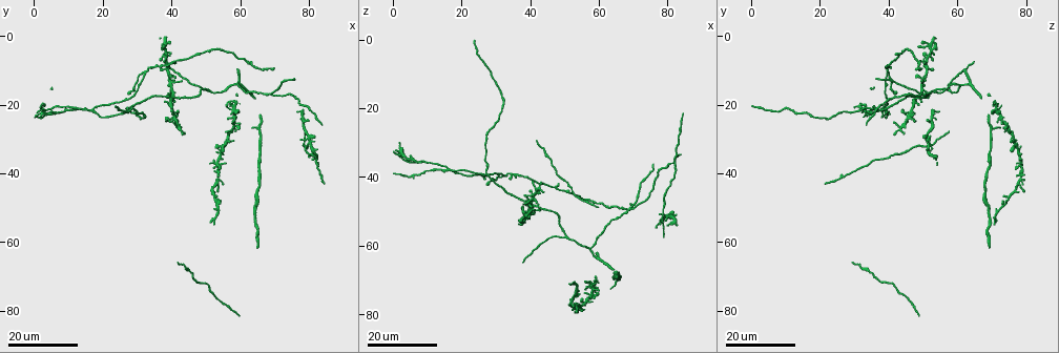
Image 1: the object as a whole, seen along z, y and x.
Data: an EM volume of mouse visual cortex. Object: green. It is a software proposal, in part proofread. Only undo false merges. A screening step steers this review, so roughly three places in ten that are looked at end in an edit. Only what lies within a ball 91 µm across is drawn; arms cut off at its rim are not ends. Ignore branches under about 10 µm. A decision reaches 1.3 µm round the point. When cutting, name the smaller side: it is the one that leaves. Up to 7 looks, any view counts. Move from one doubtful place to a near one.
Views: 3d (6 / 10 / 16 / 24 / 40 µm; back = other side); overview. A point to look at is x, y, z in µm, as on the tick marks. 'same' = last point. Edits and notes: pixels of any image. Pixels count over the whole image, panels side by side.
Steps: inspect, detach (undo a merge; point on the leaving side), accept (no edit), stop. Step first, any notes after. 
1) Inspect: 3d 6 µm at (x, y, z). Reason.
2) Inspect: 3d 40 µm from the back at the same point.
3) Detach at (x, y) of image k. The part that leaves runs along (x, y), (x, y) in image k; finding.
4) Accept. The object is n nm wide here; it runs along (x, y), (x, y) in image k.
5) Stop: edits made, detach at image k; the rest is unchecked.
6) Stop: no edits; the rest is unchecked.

Inspect: 3d 16 µm at (57.0, 13.5, 61.0). A fork.

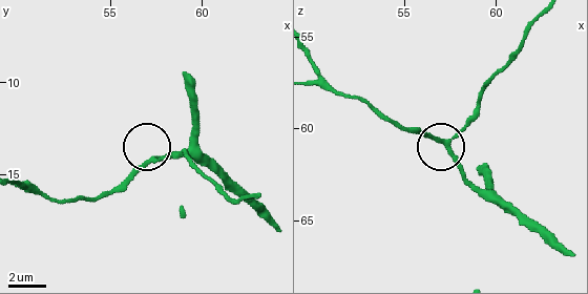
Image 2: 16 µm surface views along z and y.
Inspect: 3d 6 µm at (57.4, 14.2, 60.8).

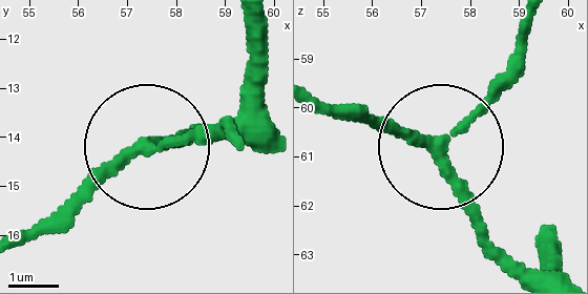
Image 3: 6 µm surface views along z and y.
Accept. 3 arms meet here; it runs along (318, 99), (432, 141), (516, 57) in image 3; continuous, no second neuron.

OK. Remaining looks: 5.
Inspect: 3d 24 µm at (68.5, 16.5, 49.5). Arms part here.

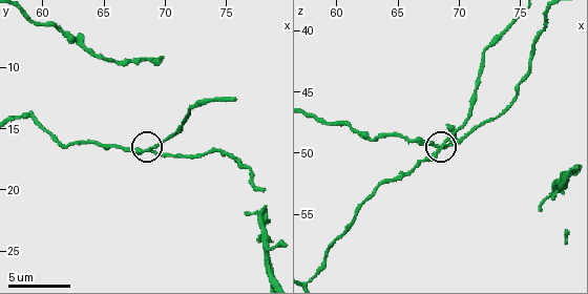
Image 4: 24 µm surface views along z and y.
Inspect: 3d 6 µm at (68.8, 16.6, 49.2). Zoom in.

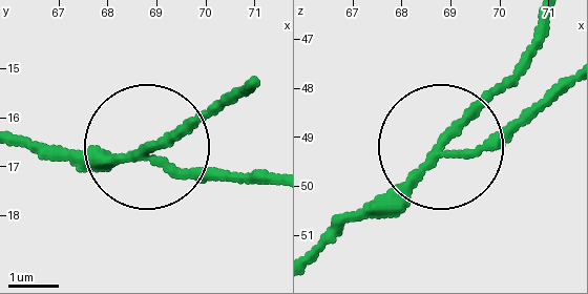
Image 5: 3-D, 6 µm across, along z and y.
Inspect: 3d 6 µm from the back at (68.90, 16.65, 49.20). From behind.

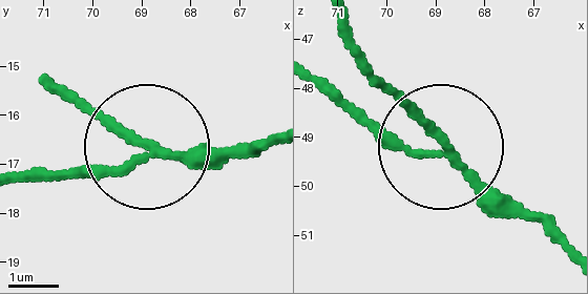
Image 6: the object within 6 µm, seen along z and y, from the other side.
Accept. The object is 150 nm wide here; it runs along (562, 245), (499, 207), (364, 74) in image 6; one neuron here.

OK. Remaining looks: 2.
Inspect: 3d 16 µm at (17.5, 22.0, 38.0).

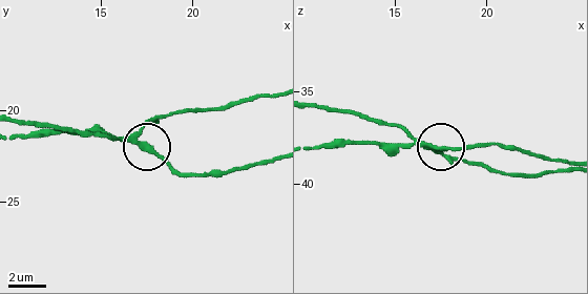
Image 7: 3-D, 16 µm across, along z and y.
Inspect: 3d 6 µm at (17.0, 21.1, 38.2). Zoom in.

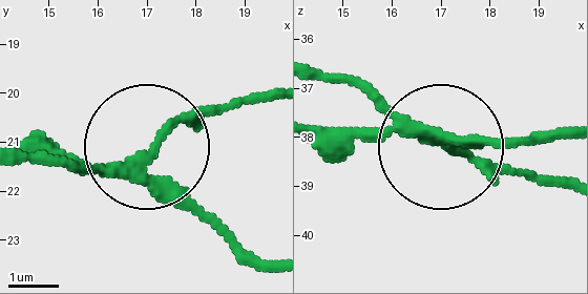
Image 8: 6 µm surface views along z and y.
Detach at (344, 153) of image 8. The side arm is 23 µm long; 3 arms meet here; a second neuron is stuck on.

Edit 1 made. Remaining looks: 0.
Stop: edits made, detach at image 8; the rest is unchecked.

